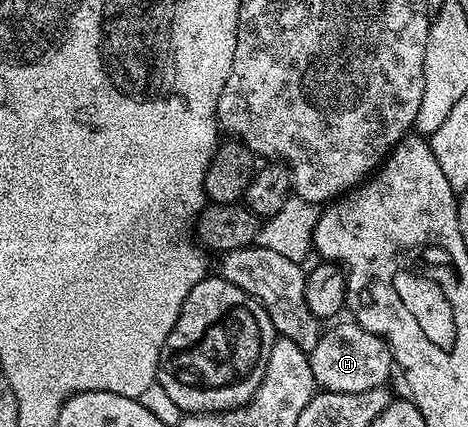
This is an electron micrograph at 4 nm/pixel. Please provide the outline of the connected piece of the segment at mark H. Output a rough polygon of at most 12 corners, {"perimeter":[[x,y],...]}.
{"perimeter":[[356,322],[321,332],[308,353],[323,391],[364,393],[396,367]]}

